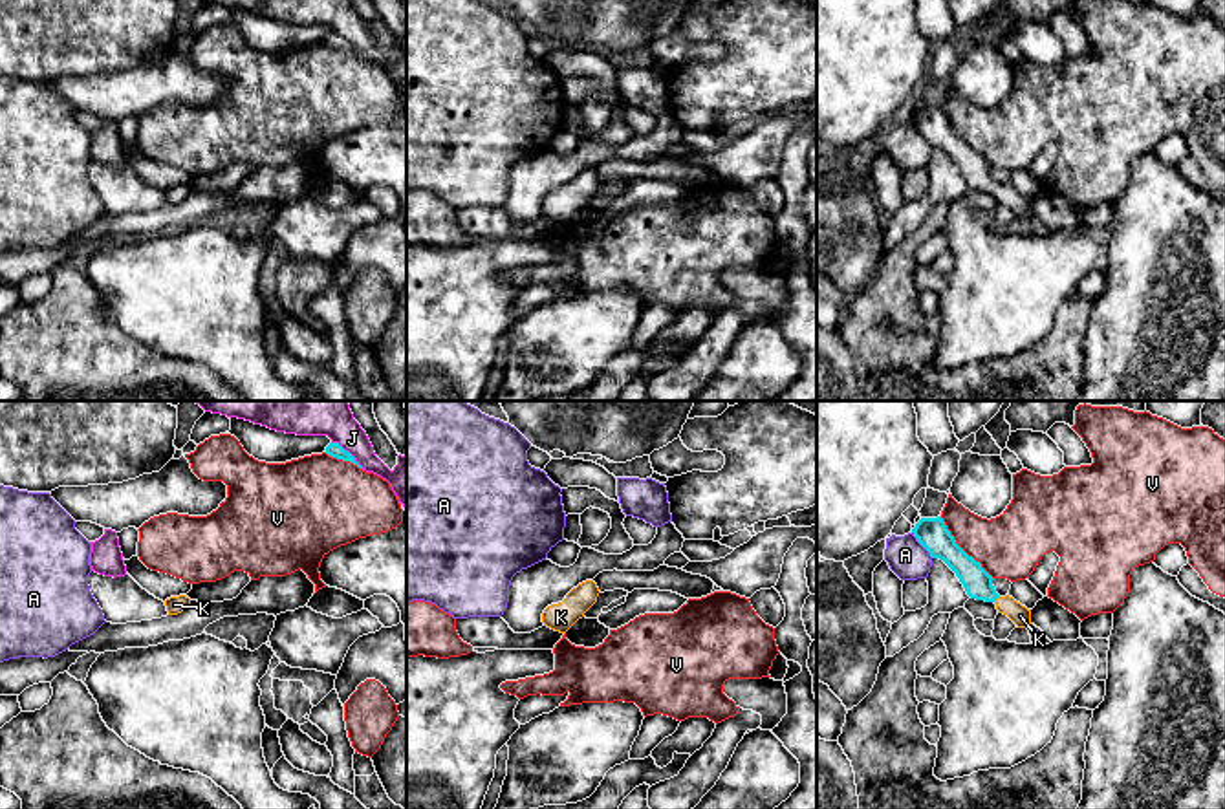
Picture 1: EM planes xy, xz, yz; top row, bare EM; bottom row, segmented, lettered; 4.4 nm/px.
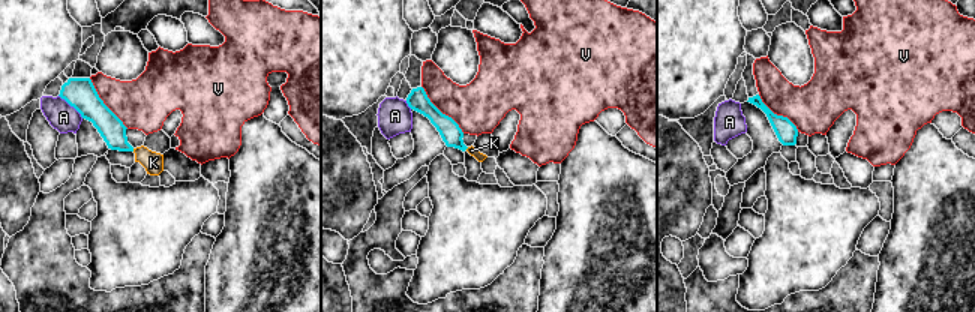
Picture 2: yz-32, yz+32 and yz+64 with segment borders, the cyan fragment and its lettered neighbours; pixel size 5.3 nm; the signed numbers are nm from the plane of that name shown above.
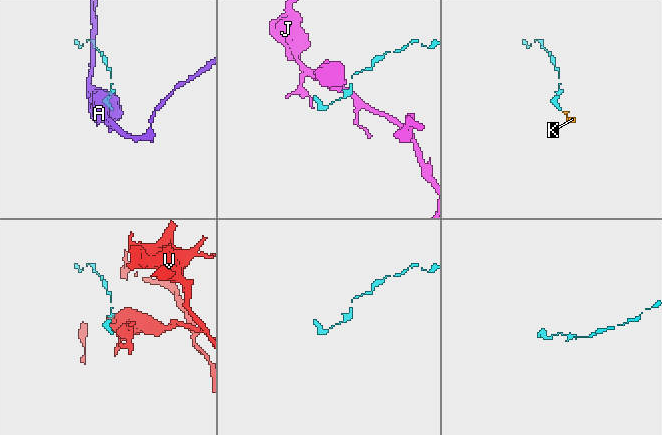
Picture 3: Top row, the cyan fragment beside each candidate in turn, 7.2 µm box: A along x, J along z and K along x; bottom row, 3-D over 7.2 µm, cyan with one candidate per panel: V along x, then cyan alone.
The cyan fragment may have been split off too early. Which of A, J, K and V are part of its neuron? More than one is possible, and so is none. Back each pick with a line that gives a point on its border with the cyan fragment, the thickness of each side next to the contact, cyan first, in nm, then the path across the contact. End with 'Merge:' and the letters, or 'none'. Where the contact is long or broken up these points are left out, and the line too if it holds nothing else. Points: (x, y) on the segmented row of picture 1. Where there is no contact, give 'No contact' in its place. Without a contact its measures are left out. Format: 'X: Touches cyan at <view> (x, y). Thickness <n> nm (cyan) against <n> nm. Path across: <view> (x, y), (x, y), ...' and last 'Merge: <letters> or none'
K: Touches cyan at yz (995, 599). Thickness 130 nm (cyan) against 90 nm. Path across: yz (978, 584), (995, 599), (1020, 615)
Merge: K

